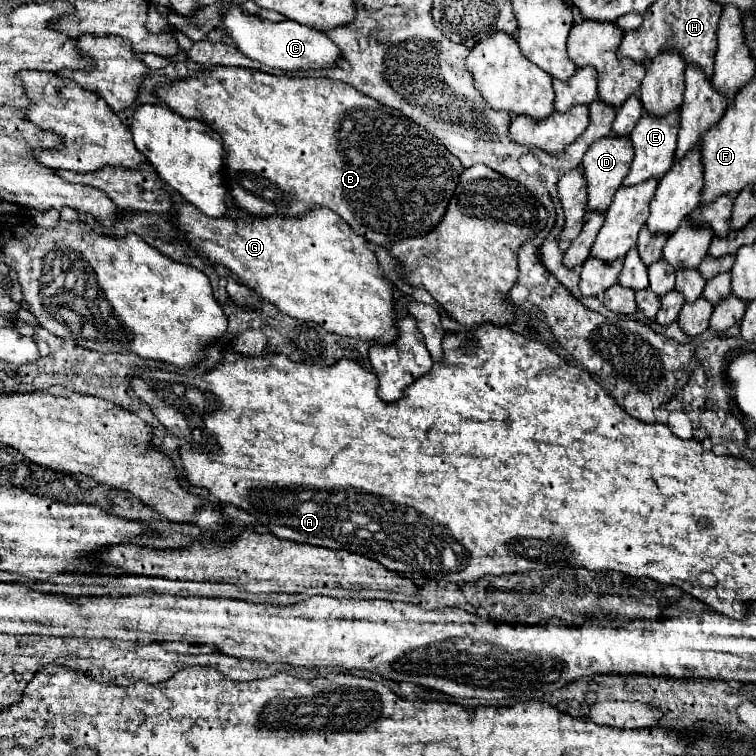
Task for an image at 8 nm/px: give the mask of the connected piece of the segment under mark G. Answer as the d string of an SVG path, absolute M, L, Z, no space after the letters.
M174 197L174 201L178 209L176 225L190 241L190 245L200 255L208 257L212 263L222 263L228 269L232 269L246 287L254 289L266 301L274 303L282 313L296 319L314 321L322 325L326 331L344 337L376 341L380 345L392 345L398 339L394 315L394 283L380 271L378 259L374 251L368 247L368 243L360 235L356 235L350 229L350 225L342 221L342 217L338 217L334 211L314 207L298 219L260 219L246 217L238 211L234 219L230 215L212 219L178 197Z

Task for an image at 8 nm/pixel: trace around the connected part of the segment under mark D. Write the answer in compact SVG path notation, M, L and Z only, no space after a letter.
M602 137L602 141L594 141L582 159L584 175L588 181L588 209L592 211L606 211L614 199L614 193L622 185L626 173L630 171L634 149L630 149L630 137Z

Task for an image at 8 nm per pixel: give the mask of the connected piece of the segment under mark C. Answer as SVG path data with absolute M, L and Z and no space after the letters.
M232 7L224 11L222 29L246 57L282 71L298 73L298 71L310 71L310 69L328 69L328 67L334 67L336 61L342 57L340 49L334 45L334 41L328 39L324 31L300 25L290 19L280 23L264 21L258 15L250 15L242 11L240 7Z

